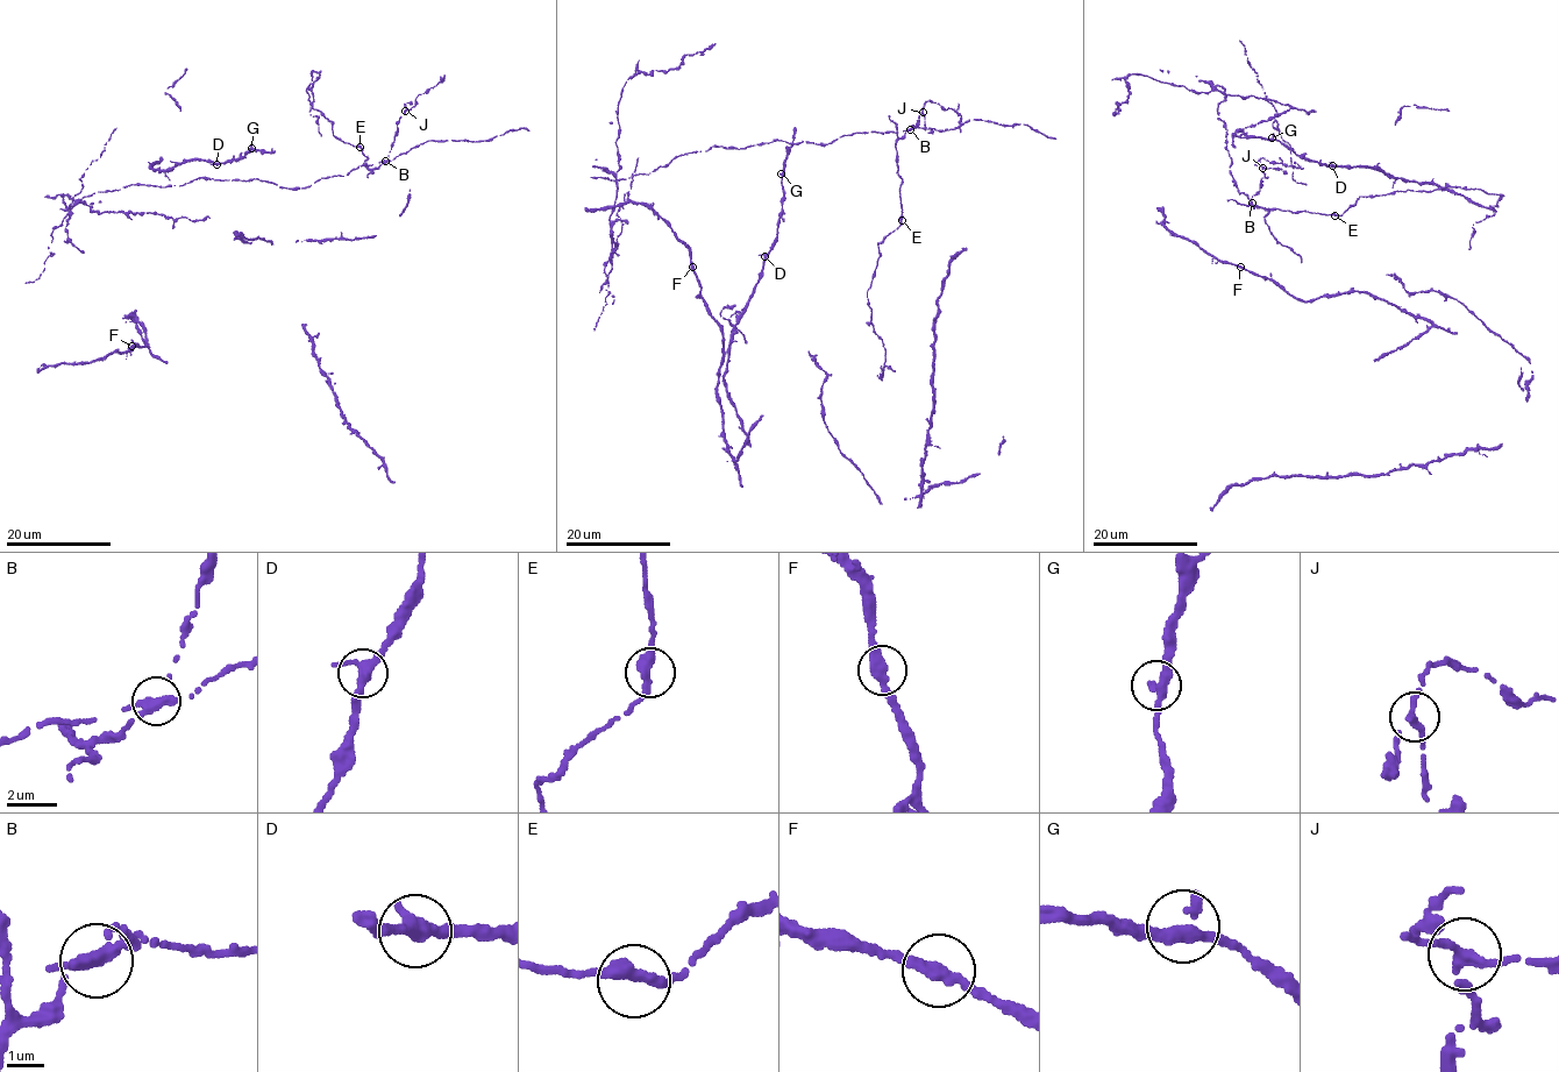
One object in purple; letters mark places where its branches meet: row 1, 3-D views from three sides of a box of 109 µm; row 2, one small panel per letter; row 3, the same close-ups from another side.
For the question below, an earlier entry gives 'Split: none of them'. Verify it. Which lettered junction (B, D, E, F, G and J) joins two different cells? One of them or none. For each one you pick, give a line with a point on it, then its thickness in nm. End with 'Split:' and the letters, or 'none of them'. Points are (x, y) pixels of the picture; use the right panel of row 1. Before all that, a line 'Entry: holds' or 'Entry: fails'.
Entry: fails
B: at (1252, 203); 320 nm thick
Split: B

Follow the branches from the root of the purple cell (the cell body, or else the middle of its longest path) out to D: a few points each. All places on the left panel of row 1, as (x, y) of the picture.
D: (253, 149), (244, 156), (216, 164)

